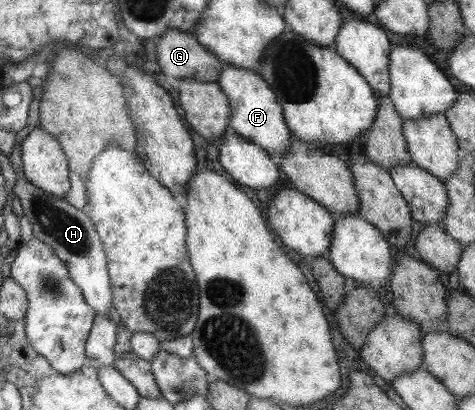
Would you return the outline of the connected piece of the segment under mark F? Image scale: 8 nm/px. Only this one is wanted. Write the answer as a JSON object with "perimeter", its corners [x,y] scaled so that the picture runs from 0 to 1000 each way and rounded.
{"perimeter":[[[472,156],[455,207],[476,232],[484,256],[482,320],[516,344],[552,356],[562,373],[571,373],[571,383],[579,383],[579,393],[592,395],[613,354],[613,329],[600,307],[592,261],[583,256],[583,241],[560,198],[539,176]]]}

